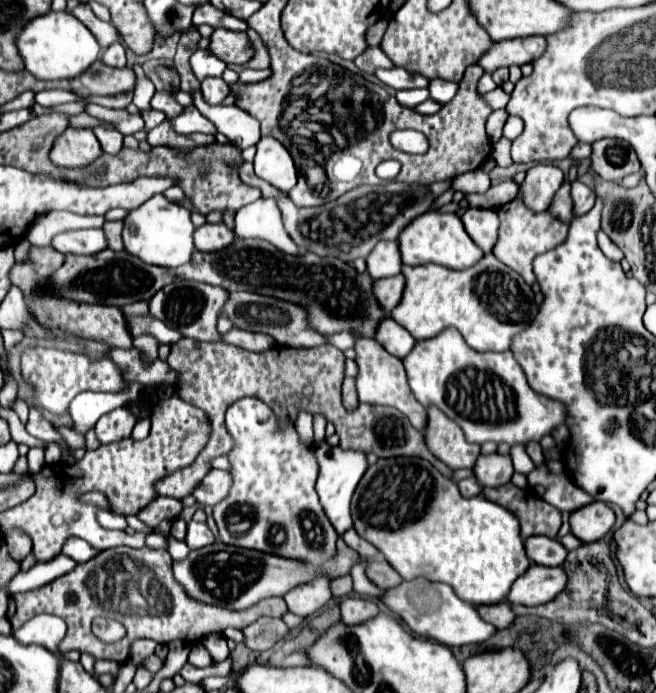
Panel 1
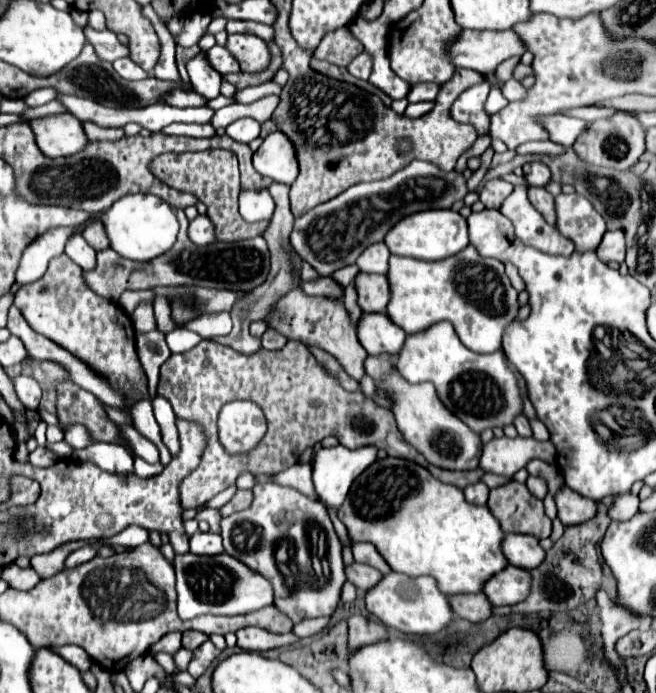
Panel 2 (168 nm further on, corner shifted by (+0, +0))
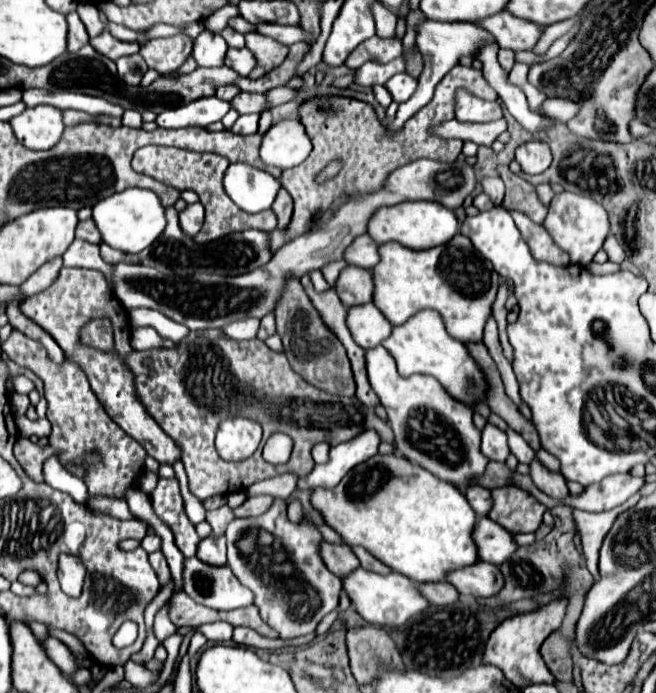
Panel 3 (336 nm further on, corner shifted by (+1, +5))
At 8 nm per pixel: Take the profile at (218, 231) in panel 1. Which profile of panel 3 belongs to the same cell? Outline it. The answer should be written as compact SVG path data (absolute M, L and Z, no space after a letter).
M201 203L187 205L187 209L179 213L181 229L183 229L183 233L187 233L189 237L195 237L195 235L199 233L199 229L203 227L203 221L205 221L205 211L203 211L203 205L201 205Z

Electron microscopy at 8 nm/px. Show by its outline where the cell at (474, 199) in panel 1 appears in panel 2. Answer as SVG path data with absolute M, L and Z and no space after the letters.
M488 180L482 188L480 188L480 202L486 208L498 208L502 204L502 200L506 200L512 194L514 186L510 182L504 180Z

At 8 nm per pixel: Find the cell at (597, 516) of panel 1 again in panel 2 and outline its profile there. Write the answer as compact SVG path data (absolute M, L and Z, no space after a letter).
M566 484L554 494L554 502L558 508L558 518L562 524L576 524L576 522L586 522L596 514L596 502L590 498L584 498L570 490Z

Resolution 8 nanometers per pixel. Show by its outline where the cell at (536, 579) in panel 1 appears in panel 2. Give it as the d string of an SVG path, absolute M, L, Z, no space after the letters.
M506 566L484 582L482 592L492 606L506 606L522 602L528 596L528 586L528 572L524 568Z

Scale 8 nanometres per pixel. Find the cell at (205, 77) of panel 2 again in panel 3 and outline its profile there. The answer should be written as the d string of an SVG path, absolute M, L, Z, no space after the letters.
M203 31L193 43L191 57L199 67L221 67L225 51L227 51L227 43L223 41L221 35Z

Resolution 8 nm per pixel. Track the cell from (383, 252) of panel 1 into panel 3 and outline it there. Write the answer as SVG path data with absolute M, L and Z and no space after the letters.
M369 235L357 237L355 243L351 243L345 251L345 261L357 267L371 269L375 263L379 263L379 243L373 241Z

